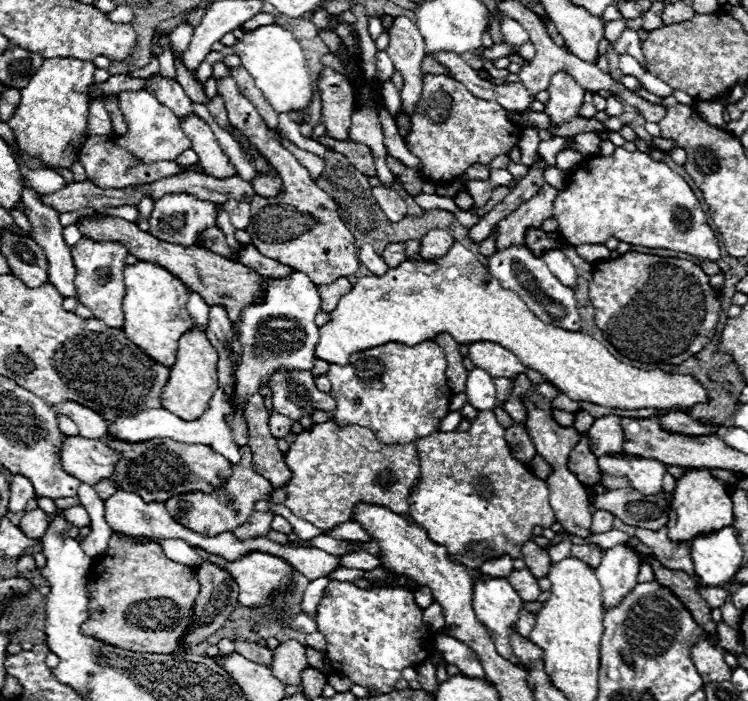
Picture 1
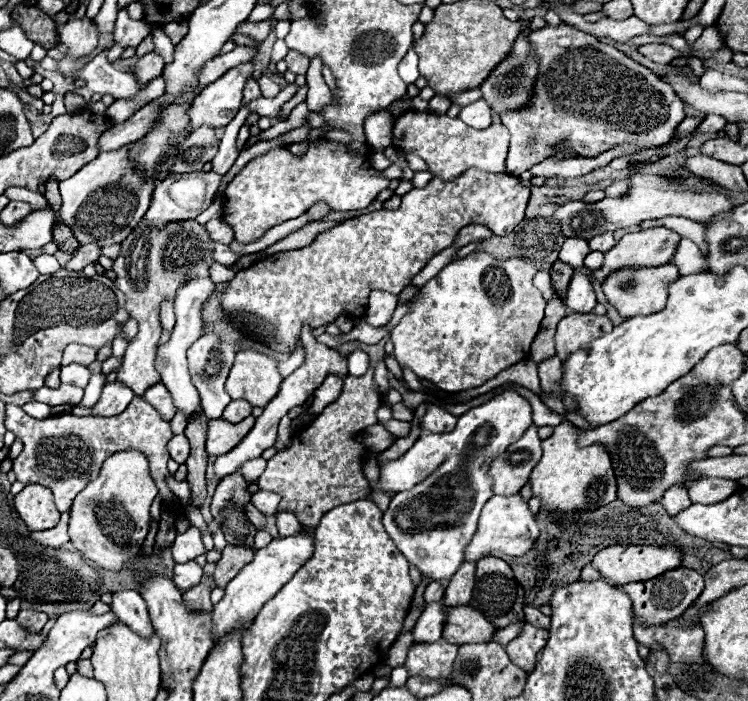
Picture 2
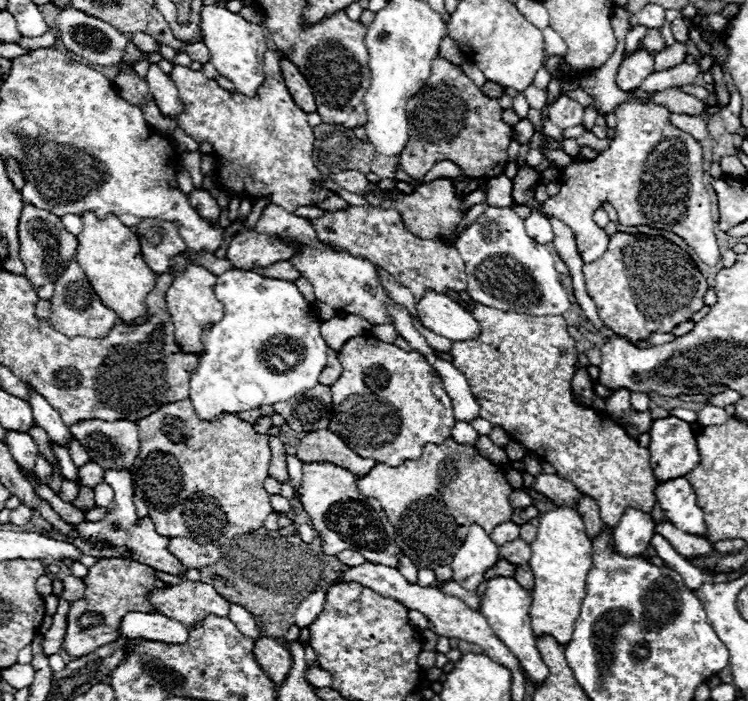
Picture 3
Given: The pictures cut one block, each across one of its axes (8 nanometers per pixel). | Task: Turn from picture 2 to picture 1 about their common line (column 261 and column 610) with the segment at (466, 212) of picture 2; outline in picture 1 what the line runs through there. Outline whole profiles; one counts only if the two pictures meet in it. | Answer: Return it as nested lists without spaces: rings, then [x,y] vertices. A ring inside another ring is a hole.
[[[628,252],[616,260],[600,260],[594,264],[588,292],[596,312],[596,324],[606,340],[622,356],[648,364],[682,364],[696,356],[710,344],[722,310],[722,302],[710,286],[708,274],[684,258]]]

